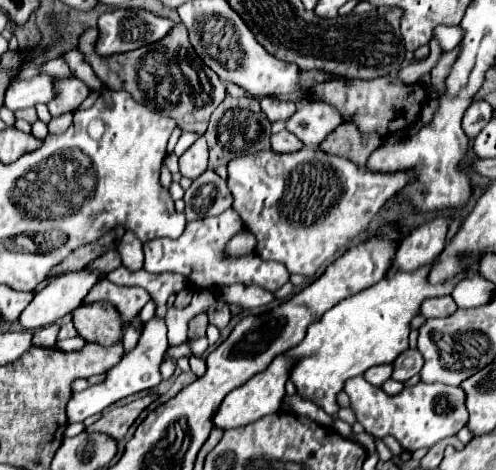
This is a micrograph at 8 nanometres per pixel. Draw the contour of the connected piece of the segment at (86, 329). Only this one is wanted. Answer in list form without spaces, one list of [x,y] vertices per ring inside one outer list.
[[[94,301],[72,311],[72,323],[84,341],[112,345],[122,339],[122,319],[108,301]]]

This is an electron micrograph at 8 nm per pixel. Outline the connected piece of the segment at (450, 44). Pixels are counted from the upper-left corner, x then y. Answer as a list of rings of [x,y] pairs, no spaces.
[[[436,27],[432,35],[438,41],[442,51],[452,51],[460,43],[462,29],[460,27]]]

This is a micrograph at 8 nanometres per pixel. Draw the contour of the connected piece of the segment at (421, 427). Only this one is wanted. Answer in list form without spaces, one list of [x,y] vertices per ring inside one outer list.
[[[352,377],[346,381],[344,391],[350,397],[350,407],[354,409],[356,419],[370,435],[392,435],[410,453],[422,447],[432,447],[434,443],[456,435],[468,423],[466,393],[462,387],[420,381],[414,387],[404,387],[404,391],[398,395],[386,395],[380,387],[370,385],[364,377]]]

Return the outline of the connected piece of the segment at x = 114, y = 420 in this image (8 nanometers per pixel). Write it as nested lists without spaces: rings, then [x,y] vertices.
[[[150,393],[150,395],[140,397],[140,399],[136,399],[136,401],[128,403],[128,405],[114,407],[114,409],[106,411],[106,413],[100,417],[100,421],[96,421],[94,425],[90,425],[86,431],[88,431],[88,433],[94,433],[94,431],[96,431],[96,433],[106,433],[106,435],[114,437],[116,441],[120,441],[120,439],[126,435],[126,431],[130,429],[130,425],[136,421],[136,417],[138,417],[154,399],[156,399],[156,395]]]

